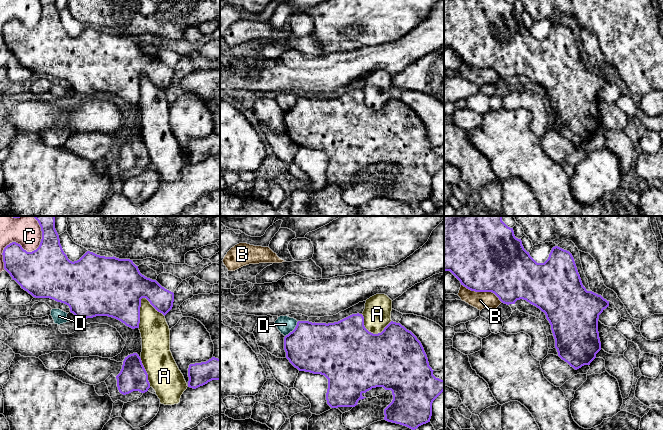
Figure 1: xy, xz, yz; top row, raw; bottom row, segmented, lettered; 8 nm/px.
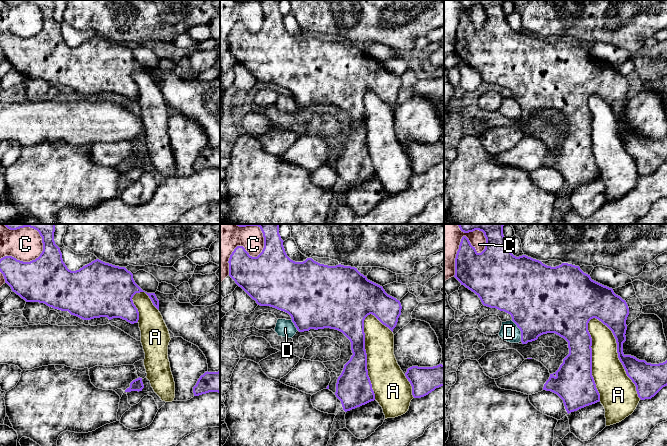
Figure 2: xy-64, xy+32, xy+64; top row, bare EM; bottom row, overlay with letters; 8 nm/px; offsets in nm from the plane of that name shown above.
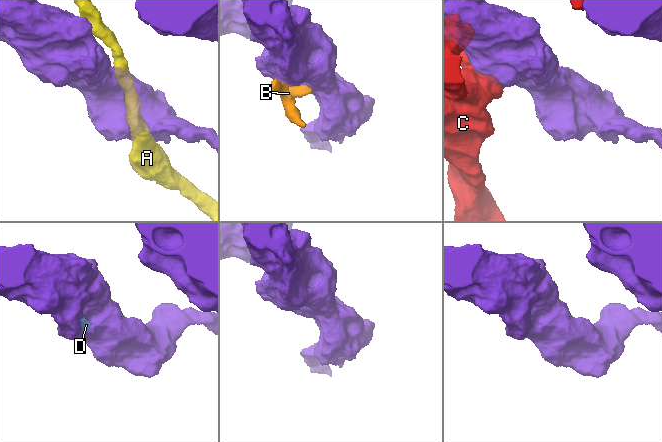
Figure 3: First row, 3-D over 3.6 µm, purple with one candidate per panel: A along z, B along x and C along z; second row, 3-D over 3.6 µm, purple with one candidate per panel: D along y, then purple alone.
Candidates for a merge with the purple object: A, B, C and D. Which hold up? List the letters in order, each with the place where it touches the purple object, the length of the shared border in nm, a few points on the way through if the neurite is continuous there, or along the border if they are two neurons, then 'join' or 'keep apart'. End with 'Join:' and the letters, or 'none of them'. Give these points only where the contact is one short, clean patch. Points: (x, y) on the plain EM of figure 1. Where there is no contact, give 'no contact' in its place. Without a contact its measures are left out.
A: meets purple in xy at (152, 81); contact 260 nm long; keep apart
B: meets purple in yz at (482, 67); contact 360 nm long; keep apart
C: meets purple in xy at (21, 22); contact 460 nm long; keep apart
D: meets purple in xz at (294, 105); contact 170 nm long; border along xz (298, 97), (296, 102), (285, 112); keep apart
Join: none of them

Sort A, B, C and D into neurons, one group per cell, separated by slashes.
A / B D / C

